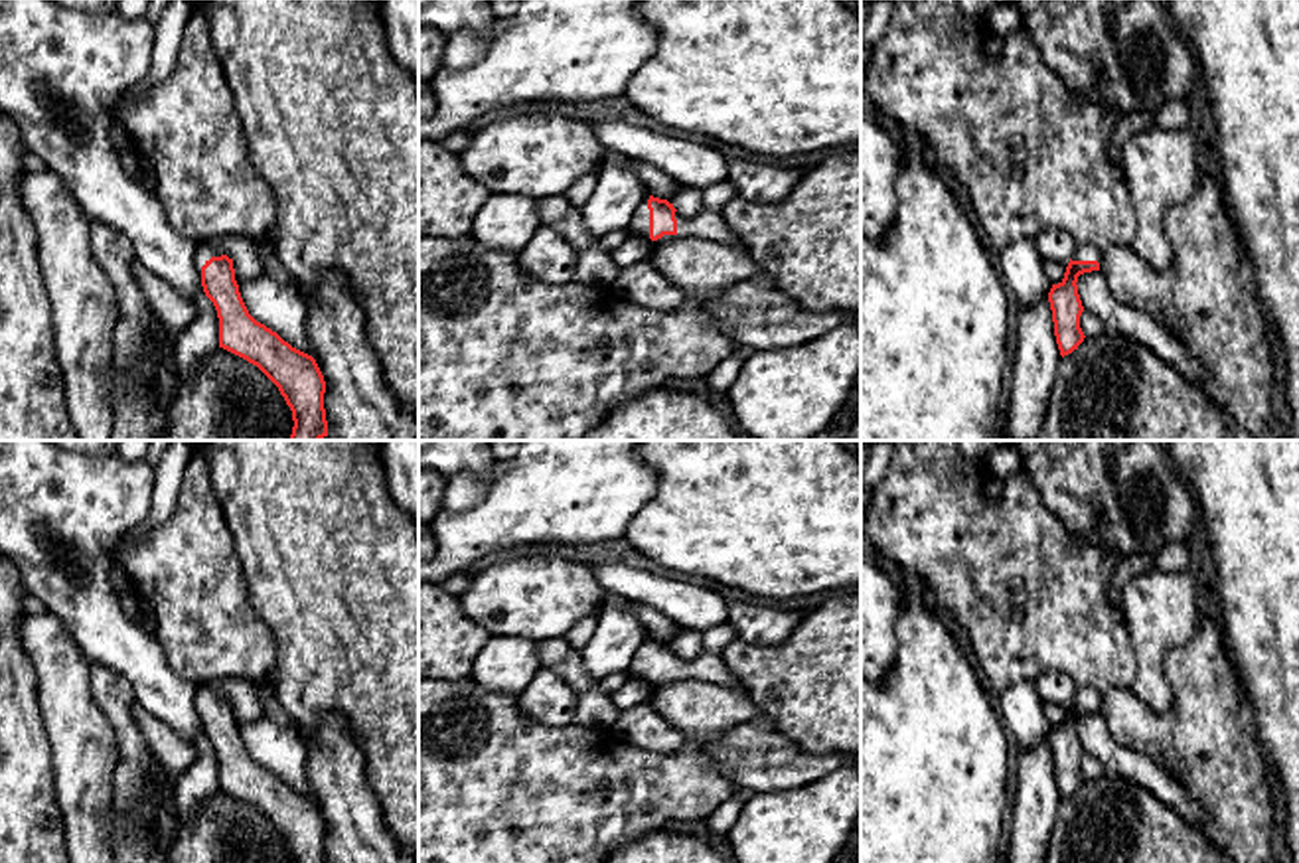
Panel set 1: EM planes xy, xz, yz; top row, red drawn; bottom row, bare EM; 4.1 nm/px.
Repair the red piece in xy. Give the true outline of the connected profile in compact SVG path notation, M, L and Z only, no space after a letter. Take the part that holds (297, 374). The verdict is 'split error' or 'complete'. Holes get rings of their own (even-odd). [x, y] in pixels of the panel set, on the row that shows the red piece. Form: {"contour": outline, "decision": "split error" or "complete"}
{"contour": "M223 241L199 243L195 251L203 292L219 318L219 348L257 365L278 387L294 421L288 440L322 440L328 436L324 375L312 355L292 348L249 314L233 259L235 249Z", "decision": "split error"}

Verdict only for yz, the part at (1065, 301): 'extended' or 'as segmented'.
extended

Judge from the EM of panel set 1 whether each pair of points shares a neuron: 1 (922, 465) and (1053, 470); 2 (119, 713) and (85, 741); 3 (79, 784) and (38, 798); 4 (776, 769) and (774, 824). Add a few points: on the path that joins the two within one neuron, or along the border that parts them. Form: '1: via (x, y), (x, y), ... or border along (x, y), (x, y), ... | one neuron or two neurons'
1: border along (1023, 469), (1049, 508) | two neurons
2: border along (87, 680), (93, 702), (115, 737), (115, 767) | two neurons
3: border along (50, 747), (56, 804), (66, 838) | two neurons
4: border along (822, 779), (792, 788), (751, 794) | two neurons

